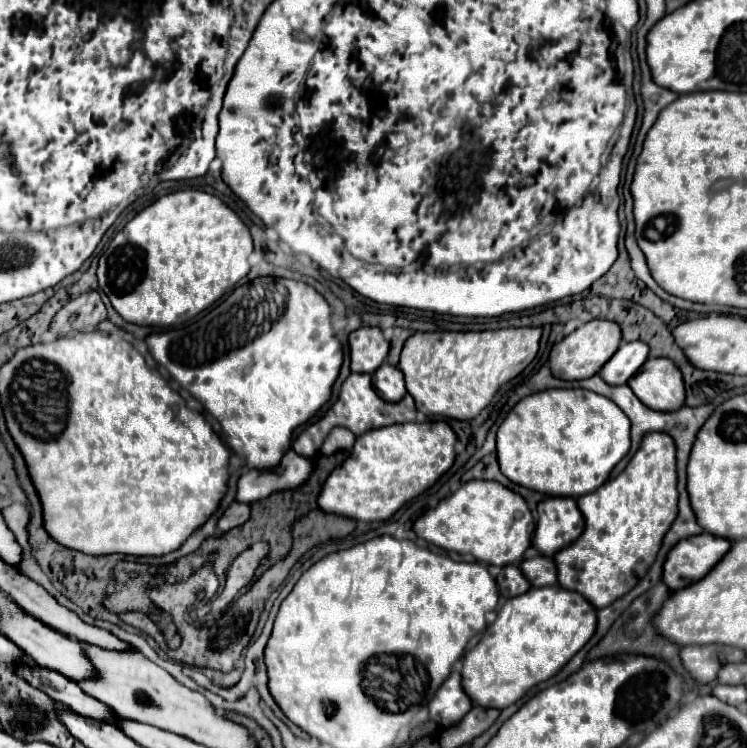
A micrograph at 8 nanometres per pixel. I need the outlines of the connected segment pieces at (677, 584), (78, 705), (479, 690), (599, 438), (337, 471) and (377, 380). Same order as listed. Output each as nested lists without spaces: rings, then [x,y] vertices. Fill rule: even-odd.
[[[706,532],[680,540],[666,556],[662,582],[672,590],[678,590],[700,580],[712,570],[712,566],[724,556],[724,552],[728,552],[730,544],[730,540]]]
[[[12,668],[12,670],[16,670],[16,676],[28,680],[28,684],[32,684],[34,688],[40,688],[42,692],[52,696],[52,700],[64,704],[66,708],[74,710],[76,714],[114,724],[116,714],[112,708],[108,708],[106,704],[84,694],[78,688],[78,684],[72,684],[72,680],[64,680],[64,676],[60,676],[60,672],[56,674],[50,668],[36,668],[36,672],[28,672],[28,668]]]
[[[546,586],[546,588],[530,588],[524,596],[514,596],[506,600],[506,604],[498,610],[496,620],[486,628],[482,640],[466,652],[462,658],[462,688],[472,700],[474,706],[482,708],[506,708],[520,700],[532,686],[554,676],[594,634],[596,630],[596,608],[592,604],[562,586]]]
[[[580,388],[570,390],[542,390],[522,398],[504,418],[496,432],[496,454],[502,474],[524,488],[542,492],[546,496],[568,496],[580,498],[600,488],[612,468],[630,450],[630,420],[628,416],[608,398],[586,392]]]
[[[408,422],[370,430],[356,438],[352,454],[330,472],[320,490],[318,506],[324,512],[346,516],[356,522],[388,520],[404,502],[430,488],[454,464],[454,444],[456,436],[446,422],[422,422],[422,424]]]
[[[382,364],[374,374],[372,374],[372,382],[376,392],[388,400],[388,402],[398,402],[404,394],[404,374],[400,368],[390,366],[390,364]]]

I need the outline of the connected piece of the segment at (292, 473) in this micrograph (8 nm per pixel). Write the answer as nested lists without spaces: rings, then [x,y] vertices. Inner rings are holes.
[[[288,450],[278,468],[272,470],[248,470],[236,482],[236,500],[254,502],[270,496],[276,490],[298,488],[310,476],[312,464],[308,458]]]

